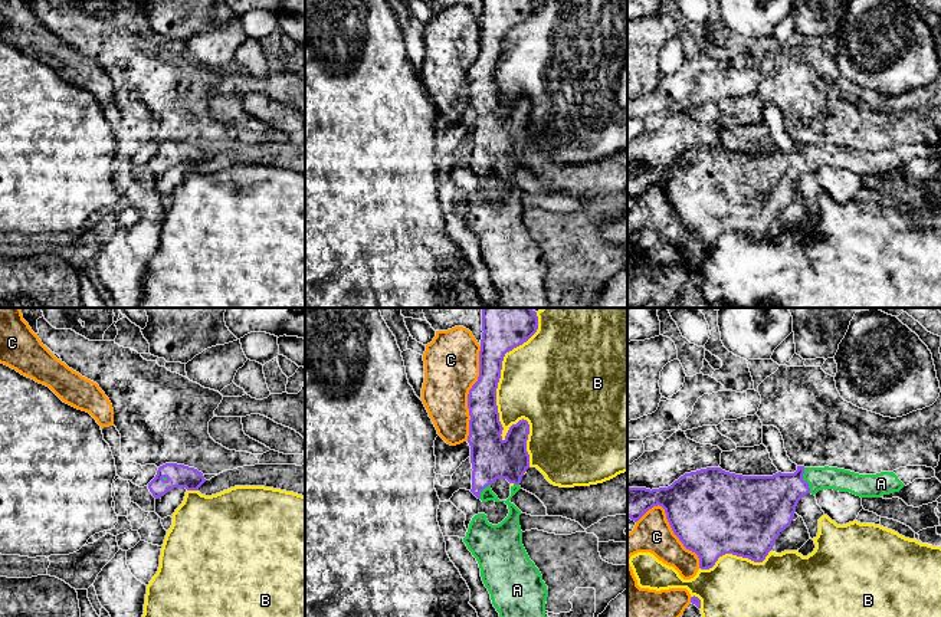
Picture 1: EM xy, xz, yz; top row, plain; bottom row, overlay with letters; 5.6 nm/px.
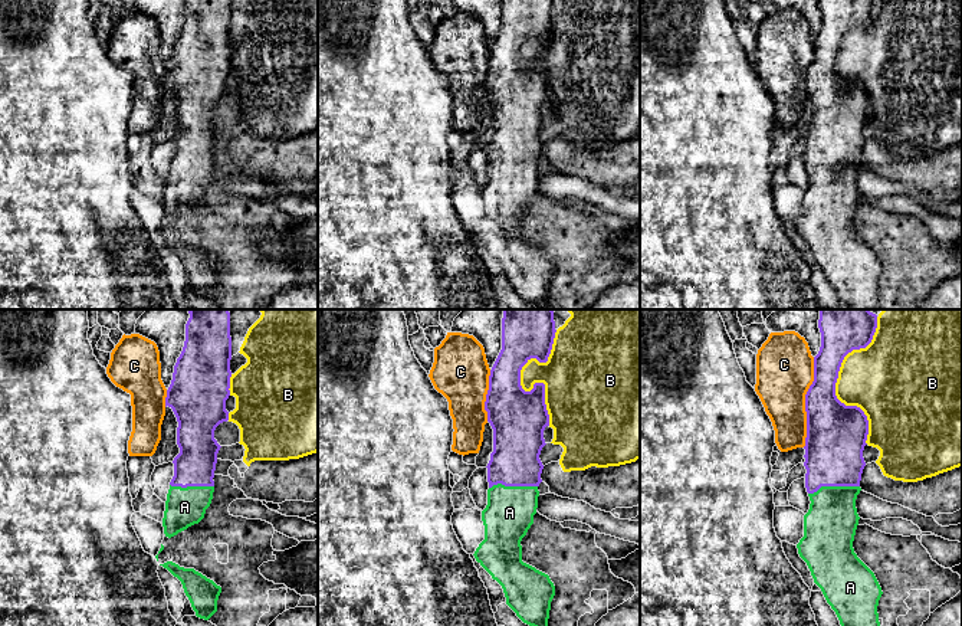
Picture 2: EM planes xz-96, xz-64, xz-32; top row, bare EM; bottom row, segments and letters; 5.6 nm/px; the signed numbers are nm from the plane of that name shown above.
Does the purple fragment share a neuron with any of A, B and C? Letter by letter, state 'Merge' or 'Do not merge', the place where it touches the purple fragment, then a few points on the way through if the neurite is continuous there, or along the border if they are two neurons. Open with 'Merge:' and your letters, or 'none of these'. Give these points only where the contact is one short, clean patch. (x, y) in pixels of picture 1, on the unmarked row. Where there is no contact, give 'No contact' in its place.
Merge: A
A: Merge. Touches purple at yz (805, 158). Path across: yz (767, 181), (783, 168), (805, 158), (817, 156)
B: Do not merge. Touches purple at xz (497, 89)
C: Do not merge. Touches purple at xz (469, 71)

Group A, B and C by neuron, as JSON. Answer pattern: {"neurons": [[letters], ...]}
{"neurons": [["A"], ["B"], ["C"]]}

